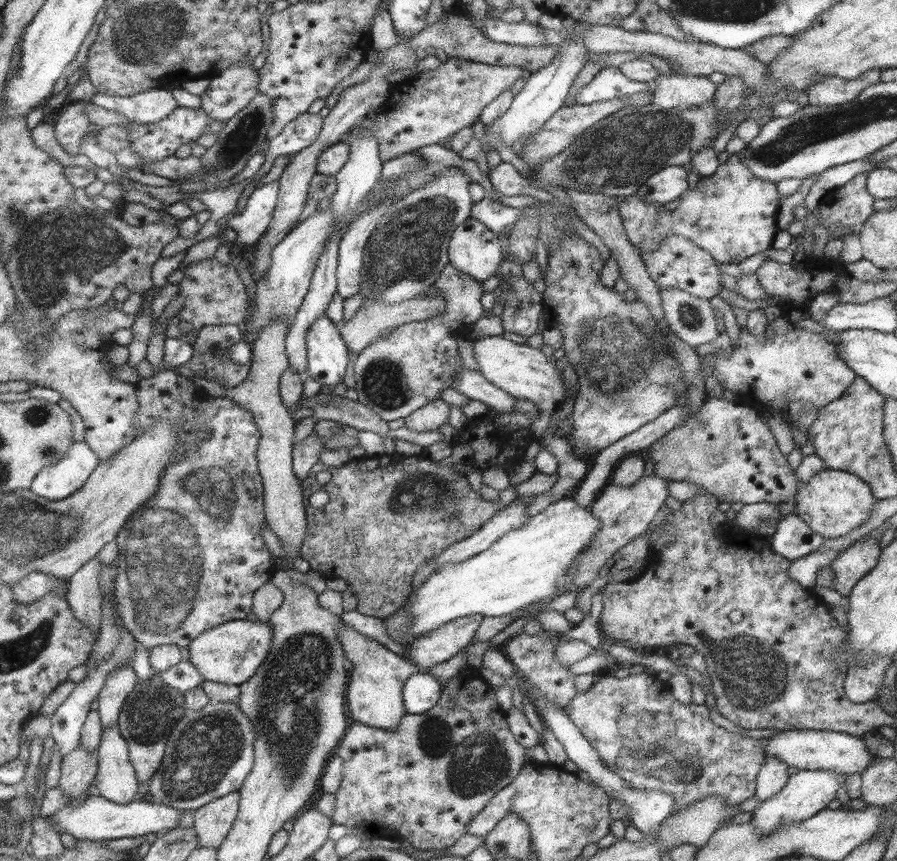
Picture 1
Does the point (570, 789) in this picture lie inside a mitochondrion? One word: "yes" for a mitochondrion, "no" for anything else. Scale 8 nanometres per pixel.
no

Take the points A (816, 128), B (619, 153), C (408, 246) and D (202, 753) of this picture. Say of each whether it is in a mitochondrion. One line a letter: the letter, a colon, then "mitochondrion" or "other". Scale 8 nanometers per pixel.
A: mitochondrion
B: mitochondrion
C: mitochondrion
D: mitochondrion

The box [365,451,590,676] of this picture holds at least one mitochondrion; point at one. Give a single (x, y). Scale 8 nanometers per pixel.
(422, 492)

